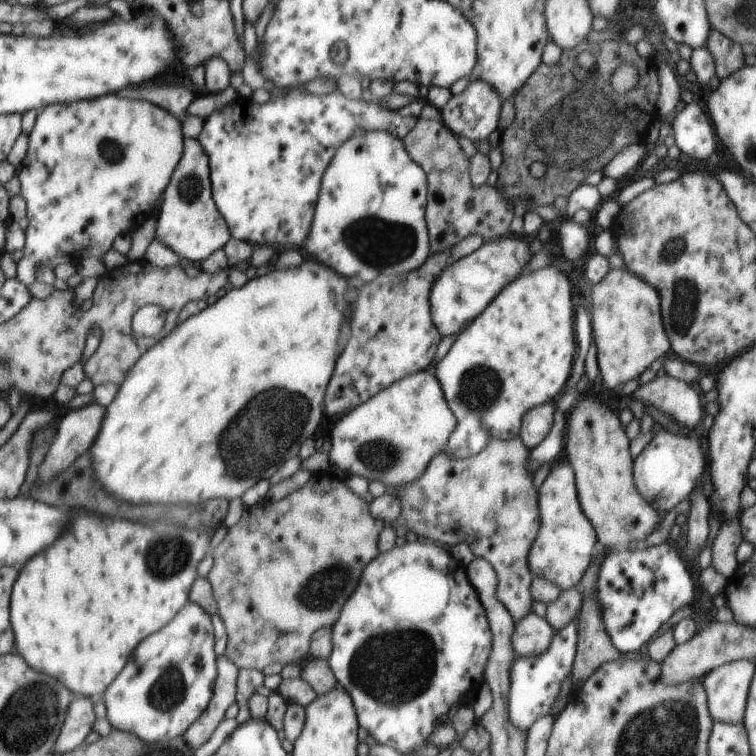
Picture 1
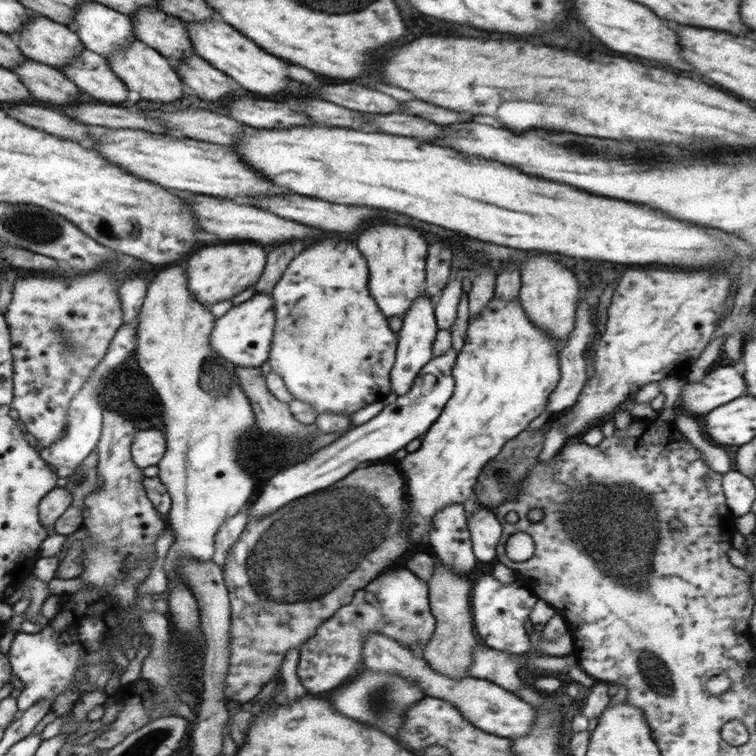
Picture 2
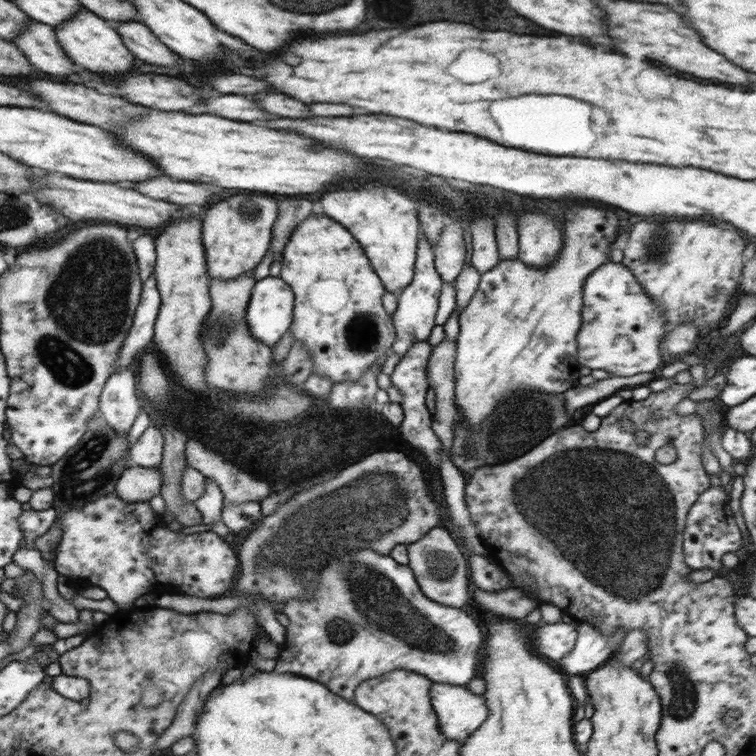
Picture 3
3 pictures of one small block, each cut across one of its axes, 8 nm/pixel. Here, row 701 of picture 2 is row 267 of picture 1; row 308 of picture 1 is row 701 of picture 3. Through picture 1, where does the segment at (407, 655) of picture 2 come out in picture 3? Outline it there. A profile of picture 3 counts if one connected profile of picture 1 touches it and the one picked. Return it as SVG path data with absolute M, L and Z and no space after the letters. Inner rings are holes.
M433 682L429 695L437 714L439 730L448 740L463 741L487 717L484 696L474 695L467 685Z

